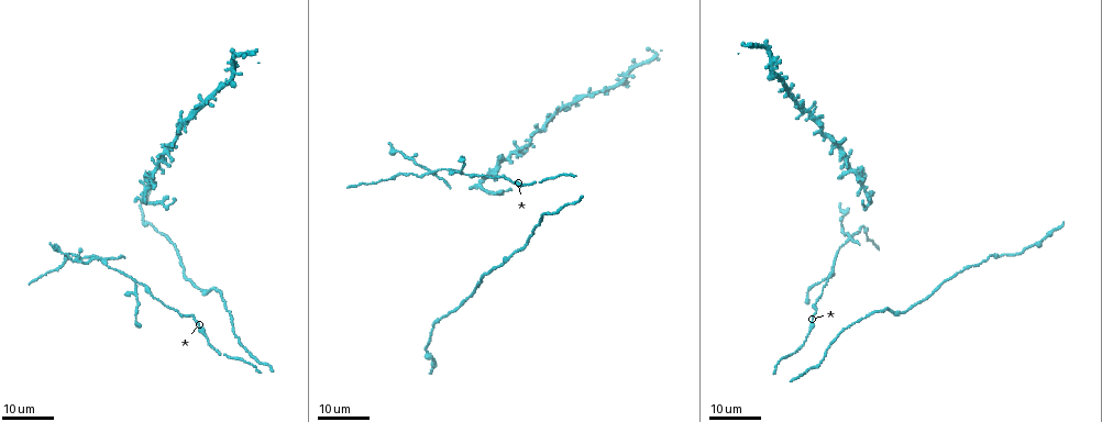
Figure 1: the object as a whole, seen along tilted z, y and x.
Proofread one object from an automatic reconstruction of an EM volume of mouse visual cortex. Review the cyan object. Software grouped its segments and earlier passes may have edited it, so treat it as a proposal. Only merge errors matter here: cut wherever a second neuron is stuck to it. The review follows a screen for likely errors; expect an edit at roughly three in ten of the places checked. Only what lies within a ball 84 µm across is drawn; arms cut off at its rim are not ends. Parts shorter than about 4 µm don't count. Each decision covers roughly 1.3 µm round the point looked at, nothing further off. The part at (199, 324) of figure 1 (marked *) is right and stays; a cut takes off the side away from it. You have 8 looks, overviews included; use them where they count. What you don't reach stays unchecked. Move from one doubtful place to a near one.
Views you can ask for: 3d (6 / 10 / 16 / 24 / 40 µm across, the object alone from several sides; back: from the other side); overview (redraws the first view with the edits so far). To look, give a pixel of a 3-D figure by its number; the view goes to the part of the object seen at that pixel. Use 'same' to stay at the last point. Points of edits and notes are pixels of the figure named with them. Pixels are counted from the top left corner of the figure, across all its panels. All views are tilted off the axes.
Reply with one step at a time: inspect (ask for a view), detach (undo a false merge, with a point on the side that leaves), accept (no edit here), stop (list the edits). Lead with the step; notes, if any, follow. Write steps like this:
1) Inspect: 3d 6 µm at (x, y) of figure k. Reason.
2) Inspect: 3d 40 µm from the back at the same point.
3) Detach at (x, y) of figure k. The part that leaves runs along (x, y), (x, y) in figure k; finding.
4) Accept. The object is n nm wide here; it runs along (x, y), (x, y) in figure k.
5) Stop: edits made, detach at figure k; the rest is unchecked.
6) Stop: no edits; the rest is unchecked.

Inspect: 3d 24 µm at (480, 183) of figure 1. Looks like a crossing.

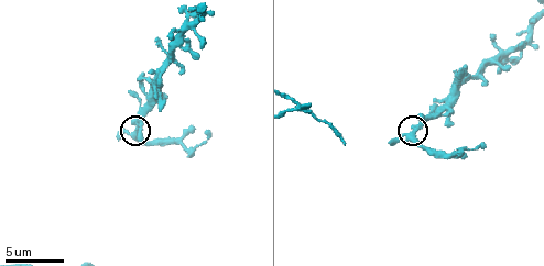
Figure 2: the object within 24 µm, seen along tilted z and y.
Inspect: 3d 6 µm at (136, 132) of figure 2.

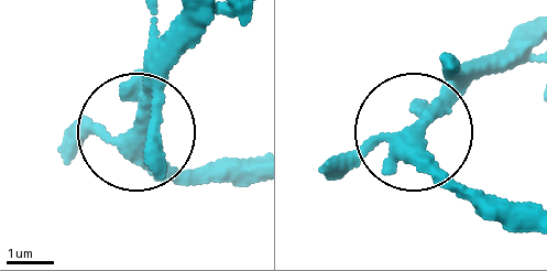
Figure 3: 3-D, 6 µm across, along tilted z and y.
Accept. One neuron here.

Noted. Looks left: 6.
Inspect: 3d 16 µm at (863, 228) of figure 1. Sudden change in width.

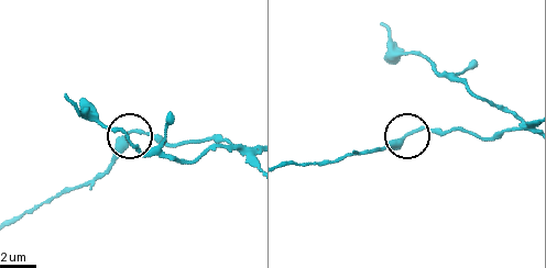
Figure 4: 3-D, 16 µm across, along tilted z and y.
Inspect: 3d 10 µm at (408, 132) of figure 4.

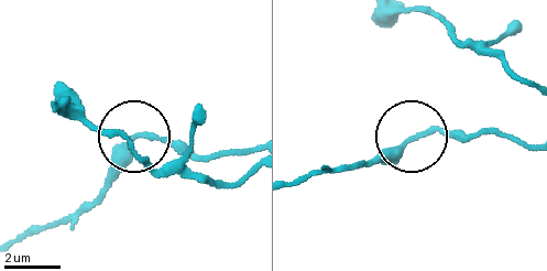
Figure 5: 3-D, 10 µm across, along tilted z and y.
Accept. It runs along (251, 148), (206, 155), (140, 136), (105, 185) in figure 5; continuous, no second neuron.

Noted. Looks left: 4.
Inspect: 3d 16 µm at (135, 282) of figure 1. Arms part here.

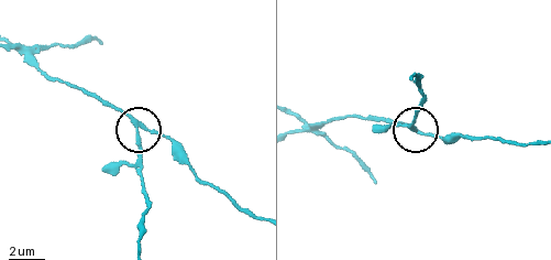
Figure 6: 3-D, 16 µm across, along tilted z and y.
Inspect: 3d 10 µm at (137, 128) of figure 6.

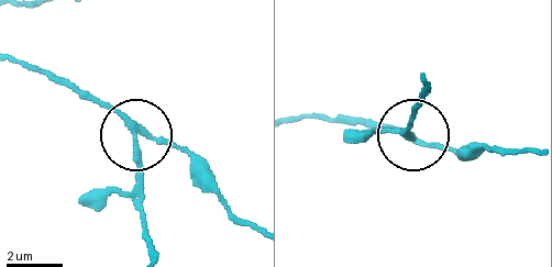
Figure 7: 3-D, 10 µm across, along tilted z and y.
Accept. The side arm is 11 µm long; it runs along (256, 229), (179, 151), (144, 137), (132, 202) in figure 7; continuous, no second neuron.

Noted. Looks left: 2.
Inspect: 3d 6 µm at (298, 106) of figure 2. Thin arm on a thick one.

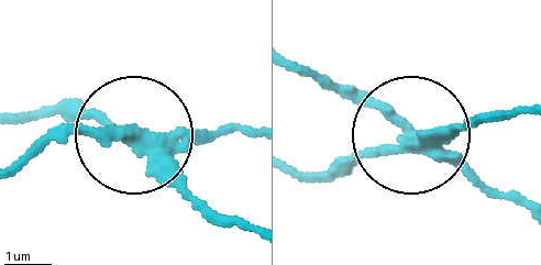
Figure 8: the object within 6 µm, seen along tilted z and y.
Detach at (80, 128) of figure 8. 3 arms meet here; two neurons meet here.

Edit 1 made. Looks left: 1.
Stop: edits made, detach at figure 8; the rest is unchecked.

